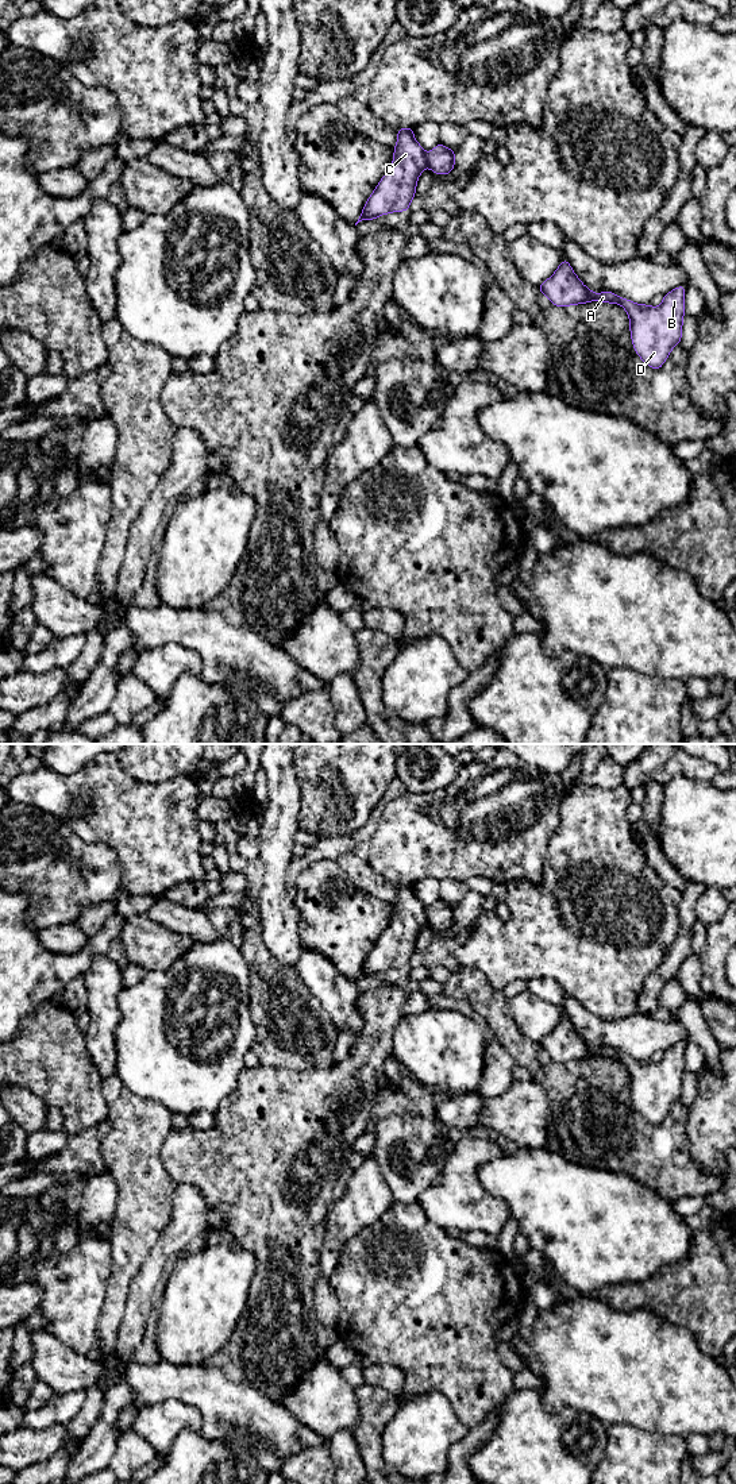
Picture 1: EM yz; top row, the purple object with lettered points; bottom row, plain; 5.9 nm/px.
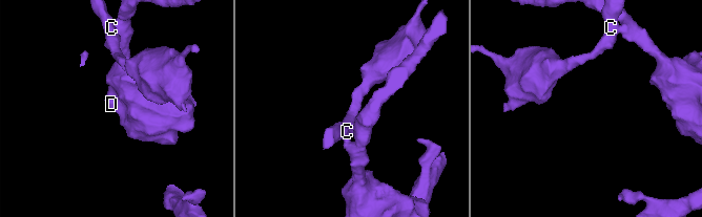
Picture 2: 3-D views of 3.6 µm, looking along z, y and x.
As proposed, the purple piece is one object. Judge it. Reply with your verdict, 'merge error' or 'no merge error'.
merge error

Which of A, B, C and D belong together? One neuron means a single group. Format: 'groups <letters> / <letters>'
groups A B D / C

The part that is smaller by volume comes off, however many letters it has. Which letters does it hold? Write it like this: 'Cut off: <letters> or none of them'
Cut off: C

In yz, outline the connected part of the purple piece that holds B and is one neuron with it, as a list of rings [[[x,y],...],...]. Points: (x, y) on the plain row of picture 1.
[[[564,1014],[554,1030],[537,1042],[552,1061],[570,1063],[590,1057],[621,1061],[629,1074],[635,1109],[650,1123],[660,1126],[671,1106],[682,1096],[685,1072],[685,1041],[663,1051],[663,1059],[654,1064],[623,1055],[610,1046],[593,1049],[582,1040]]]

